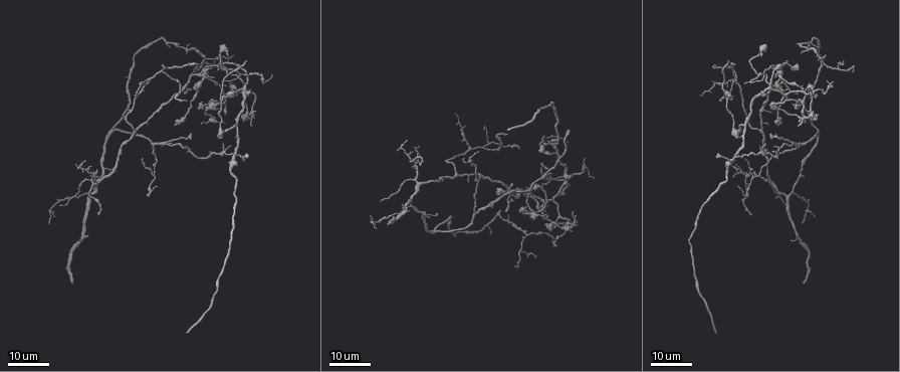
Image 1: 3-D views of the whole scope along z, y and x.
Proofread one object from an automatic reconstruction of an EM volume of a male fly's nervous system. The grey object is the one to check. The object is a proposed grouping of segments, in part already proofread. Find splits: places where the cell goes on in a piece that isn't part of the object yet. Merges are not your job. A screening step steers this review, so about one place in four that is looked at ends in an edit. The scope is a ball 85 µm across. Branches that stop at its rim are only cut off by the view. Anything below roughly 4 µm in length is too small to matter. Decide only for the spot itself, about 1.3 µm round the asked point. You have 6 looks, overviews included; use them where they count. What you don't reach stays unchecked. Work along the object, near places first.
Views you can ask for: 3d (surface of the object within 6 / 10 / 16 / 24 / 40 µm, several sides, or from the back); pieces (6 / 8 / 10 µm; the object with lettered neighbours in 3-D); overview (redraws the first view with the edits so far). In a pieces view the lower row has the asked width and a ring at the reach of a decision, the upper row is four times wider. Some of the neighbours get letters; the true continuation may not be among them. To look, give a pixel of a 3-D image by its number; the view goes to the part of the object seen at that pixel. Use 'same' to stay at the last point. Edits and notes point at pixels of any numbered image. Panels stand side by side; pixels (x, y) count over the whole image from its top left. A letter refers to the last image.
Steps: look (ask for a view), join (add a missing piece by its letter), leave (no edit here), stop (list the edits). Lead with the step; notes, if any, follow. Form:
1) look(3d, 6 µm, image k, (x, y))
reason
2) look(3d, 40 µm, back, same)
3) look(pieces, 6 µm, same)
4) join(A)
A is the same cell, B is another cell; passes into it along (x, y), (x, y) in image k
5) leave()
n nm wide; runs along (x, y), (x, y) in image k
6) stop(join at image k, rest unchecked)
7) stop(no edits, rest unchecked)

look(3d, 16 µm, image 1, (519, 210))
an open end

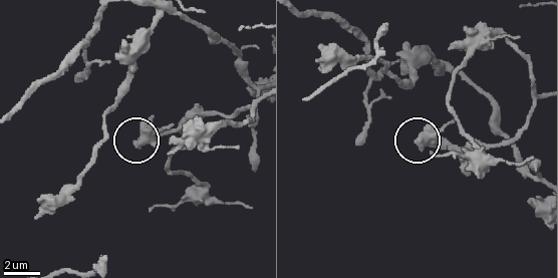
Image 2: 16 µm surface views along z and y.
look(pieces, 8 µm, image 2, (139, 146))

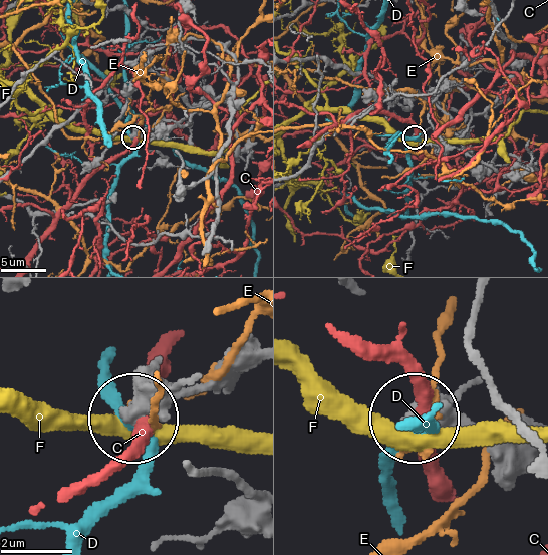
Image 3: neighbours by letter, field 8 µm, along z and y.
leave()
510 nm wide; C, D, E and F are other cells; none of them fits

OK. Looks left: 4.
look(3d, 16 µm, image 1, (572, 212))
tapers out

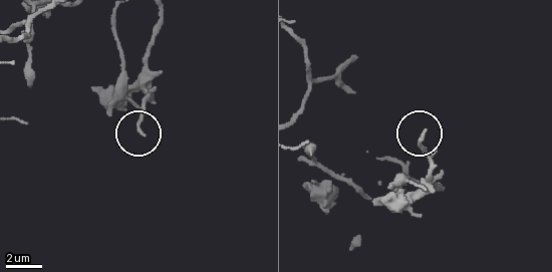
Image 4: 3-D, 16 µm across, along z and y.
look(3d, 10 µm, image 4, (423, 130))

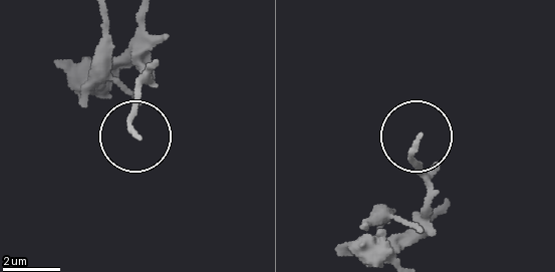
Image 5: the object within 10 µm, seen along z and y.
look(pieces, 10 µm, image 5, (136, 139))

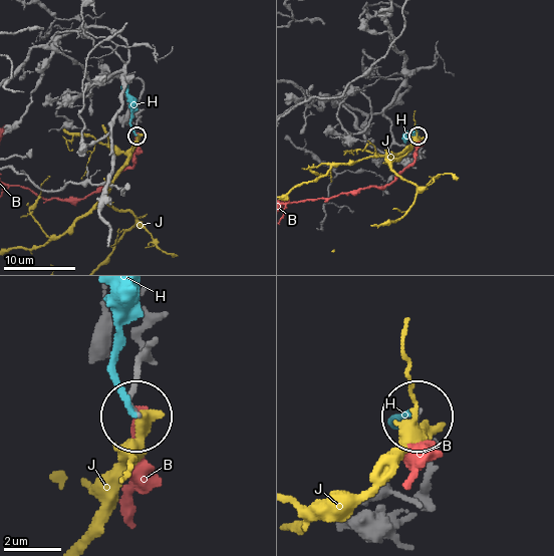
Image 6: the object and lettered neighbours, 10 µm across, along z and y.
leave()
160 nm wide; B, H and J are other cells; none of them fits

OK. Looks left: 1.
stop(no edits, rest unchecked)

